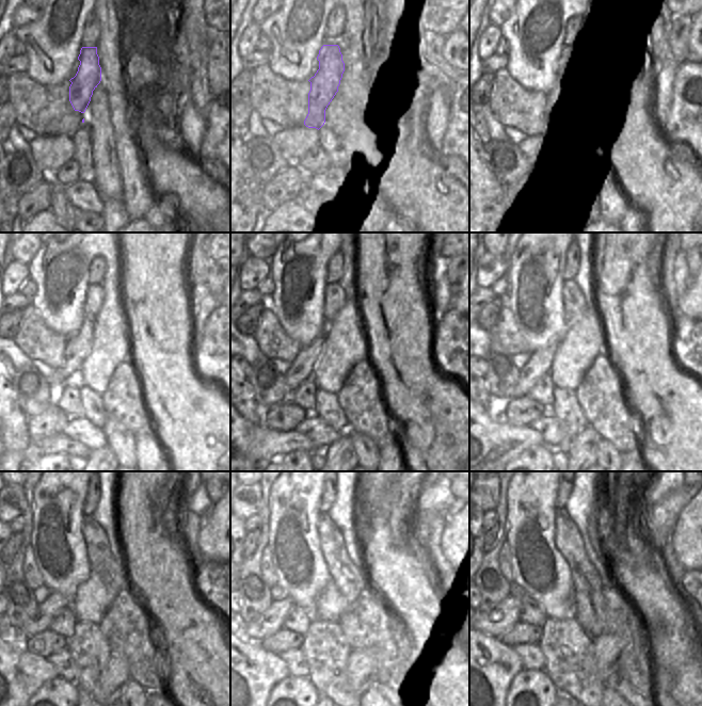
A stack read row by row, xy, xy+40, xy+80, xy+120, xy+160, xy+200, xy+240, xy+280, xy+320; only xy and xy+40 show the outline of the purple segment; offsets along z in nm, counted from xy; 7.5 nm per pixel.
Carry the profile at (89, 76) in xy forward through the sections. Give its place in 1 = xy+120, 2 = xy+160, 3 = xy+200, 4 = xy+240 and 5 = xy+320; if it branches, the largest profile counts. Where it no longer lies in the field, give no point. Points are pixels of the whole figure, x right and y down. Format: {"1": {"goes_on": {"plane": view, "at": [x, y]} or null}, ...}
{"1": {"goes_on": {"plane": "xy+120", "at": [79, 345]}}, "2": {"goes_on": {"plane": "xy+160", "at": [301, 368]}}, "3": {"goes_on": {"plane": "xy+200", "at": [539, 364]}}, "4": {"goes_on": {"plane": "xy+240", "at": [47, 610]}}, "5": {"goes_on": {"plane": "xy+320", "at": [495, 622]}}}

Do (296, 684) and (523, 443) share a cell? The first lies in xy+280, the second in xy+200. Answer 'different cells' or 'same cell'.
different cells

